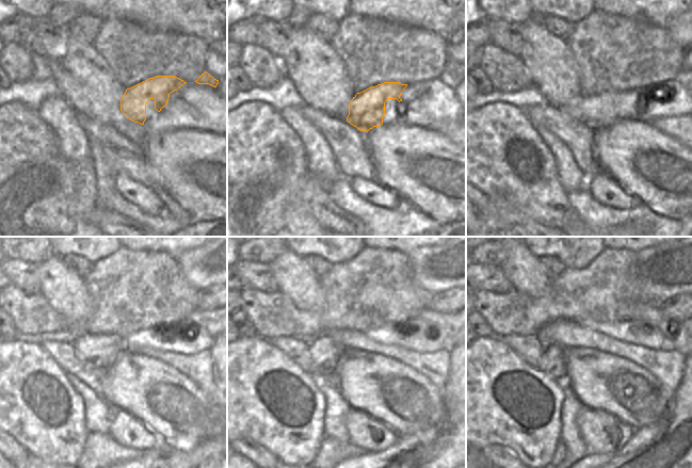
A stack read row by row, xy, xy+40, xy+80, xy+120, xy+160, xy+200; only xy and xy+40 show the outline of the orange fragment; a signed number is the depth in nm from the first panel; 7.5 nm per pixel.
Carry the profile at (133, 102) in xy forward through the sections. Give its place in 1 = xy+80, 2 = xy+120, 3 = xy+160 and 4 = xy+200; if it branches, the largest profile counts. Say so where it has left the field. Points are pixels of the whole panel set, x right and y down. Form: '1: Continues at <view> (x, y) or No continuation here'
1: Continues at xy+80 (599, 111)
2: Continues at xy+120 (95, 351)
3: Continues at xy+160 (324, 352)
4: Continues at xy+200 (552, 362).

